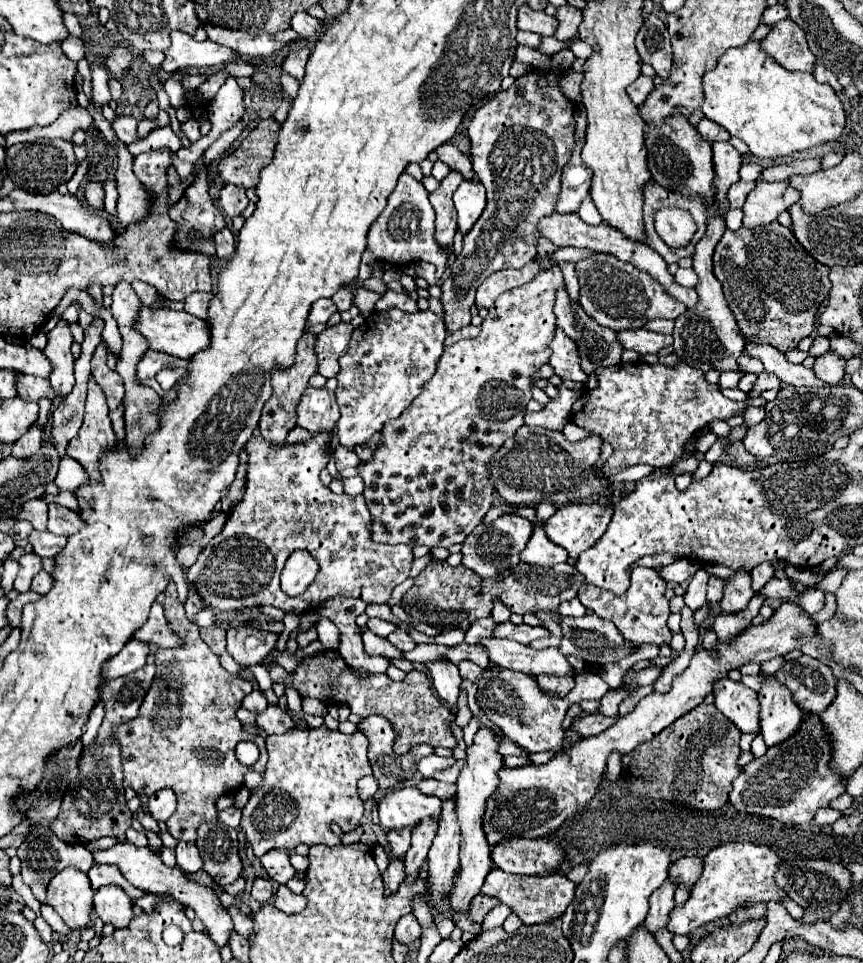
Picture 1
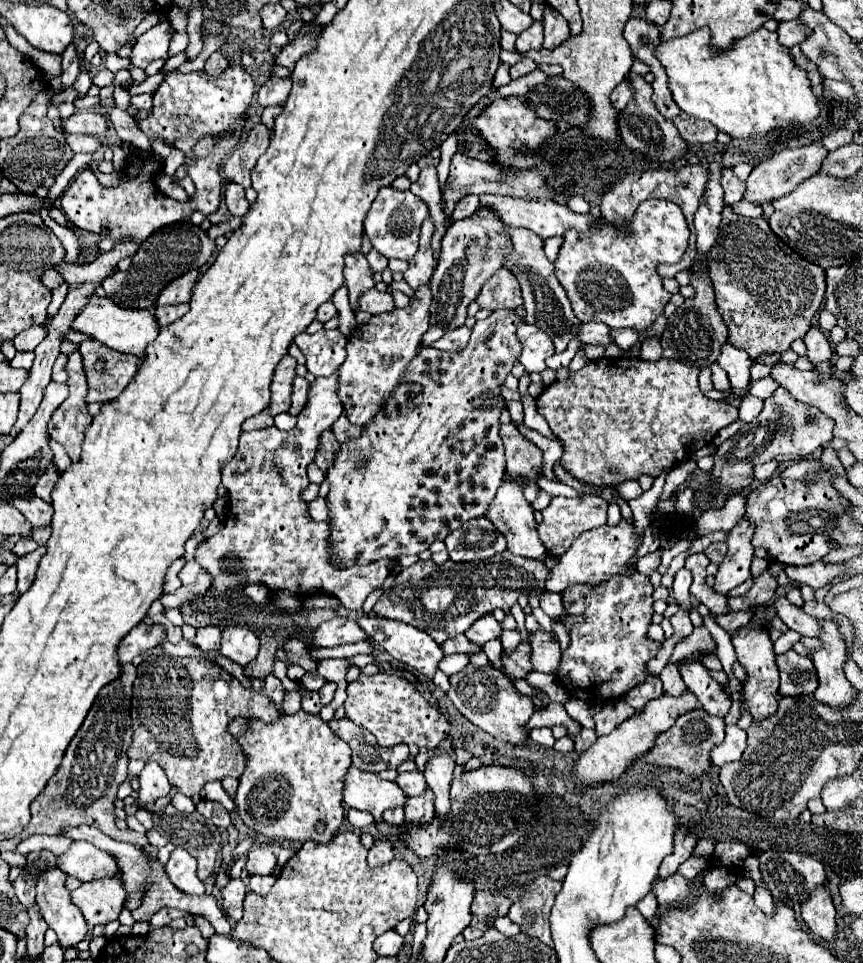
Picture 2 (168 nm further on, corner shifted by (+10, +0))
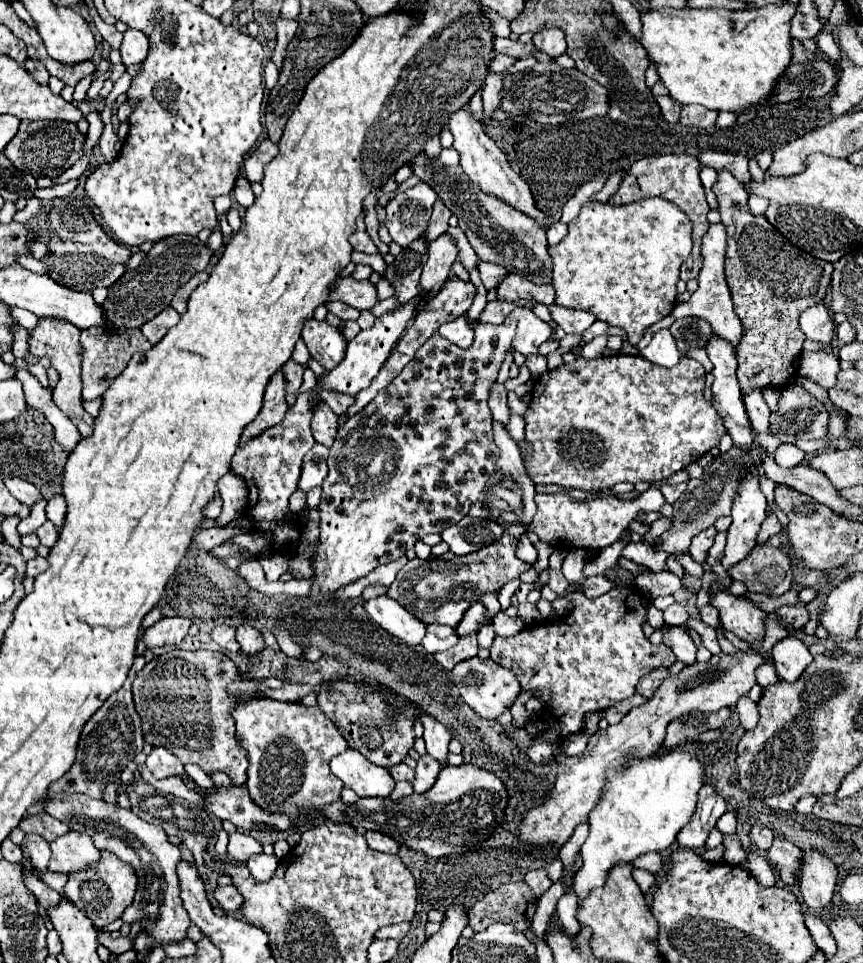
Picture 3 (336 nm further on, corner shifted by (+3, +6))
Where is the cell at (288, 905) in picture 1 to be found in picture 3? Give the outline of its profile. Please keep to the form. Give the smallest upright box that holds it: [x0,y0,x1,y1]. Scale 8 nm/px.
[246,854,278,882]

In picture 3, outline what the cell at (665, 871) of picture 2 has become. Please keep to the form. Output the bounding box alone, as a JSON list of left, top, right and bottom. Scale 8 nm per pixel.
[676,784,726,848]

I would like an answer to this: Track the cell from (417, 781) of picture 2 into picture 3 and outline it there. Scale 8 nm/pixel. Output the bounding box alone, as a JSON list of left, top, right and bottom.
[388,762,414,780]

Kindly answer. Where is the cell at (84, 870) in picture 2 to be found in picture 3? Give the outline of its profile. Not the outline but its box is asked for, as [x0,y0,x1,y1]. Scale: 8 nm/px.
[48,832,100,872]

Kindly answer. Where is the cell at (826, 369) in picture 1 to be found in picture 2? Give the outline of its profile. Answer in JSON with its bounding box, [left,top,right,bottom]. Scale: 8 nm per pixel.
[803,326,833,366]

